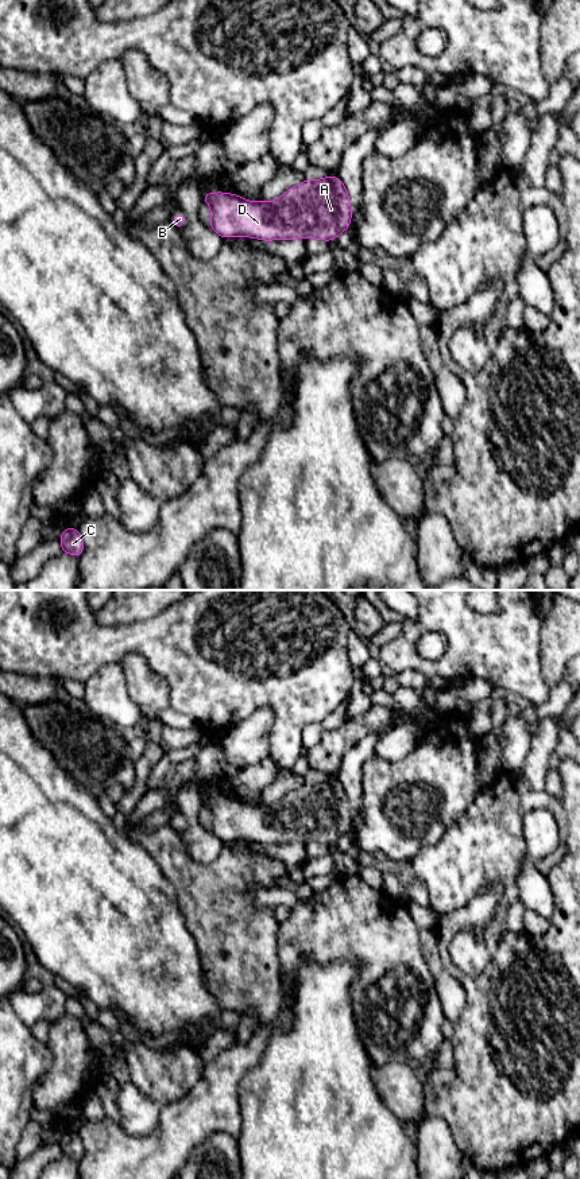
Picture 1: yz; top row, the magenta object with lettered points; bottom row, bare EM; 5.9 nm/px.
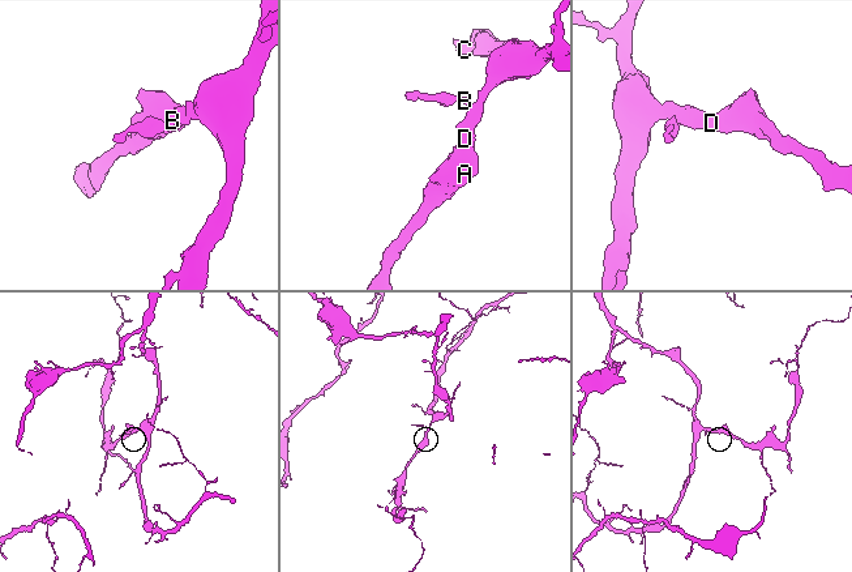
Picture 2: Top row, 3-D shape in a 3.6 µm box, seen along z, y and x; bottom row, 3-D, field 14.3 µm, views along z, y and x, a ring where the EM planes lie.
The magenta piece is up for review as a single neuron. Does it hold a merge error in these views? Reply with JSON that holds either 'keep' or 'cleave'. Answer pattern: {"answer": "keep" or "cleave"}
{"answer": "keep"}

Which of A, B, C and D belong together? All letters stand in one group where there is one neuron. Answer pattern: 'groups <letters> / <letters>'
groups A B C D

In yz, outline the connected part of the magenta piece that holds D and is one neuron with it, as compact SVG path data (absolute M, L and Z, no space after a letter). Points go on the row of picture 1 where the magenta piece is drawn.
M330 174L324 179L305 179L290 187L272 202L252 202L237 194L223 191L205 193L202 201L210 206L210 229L220 237L252 237L263 241L320 238L337 240L339 234L349 229L352 206L348 191L340 177Z

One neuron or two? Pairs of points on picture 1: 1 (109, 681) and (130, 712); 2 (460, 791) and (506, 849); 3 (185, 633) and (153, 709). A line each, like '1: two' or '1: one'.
1: one
2: two
3: two

